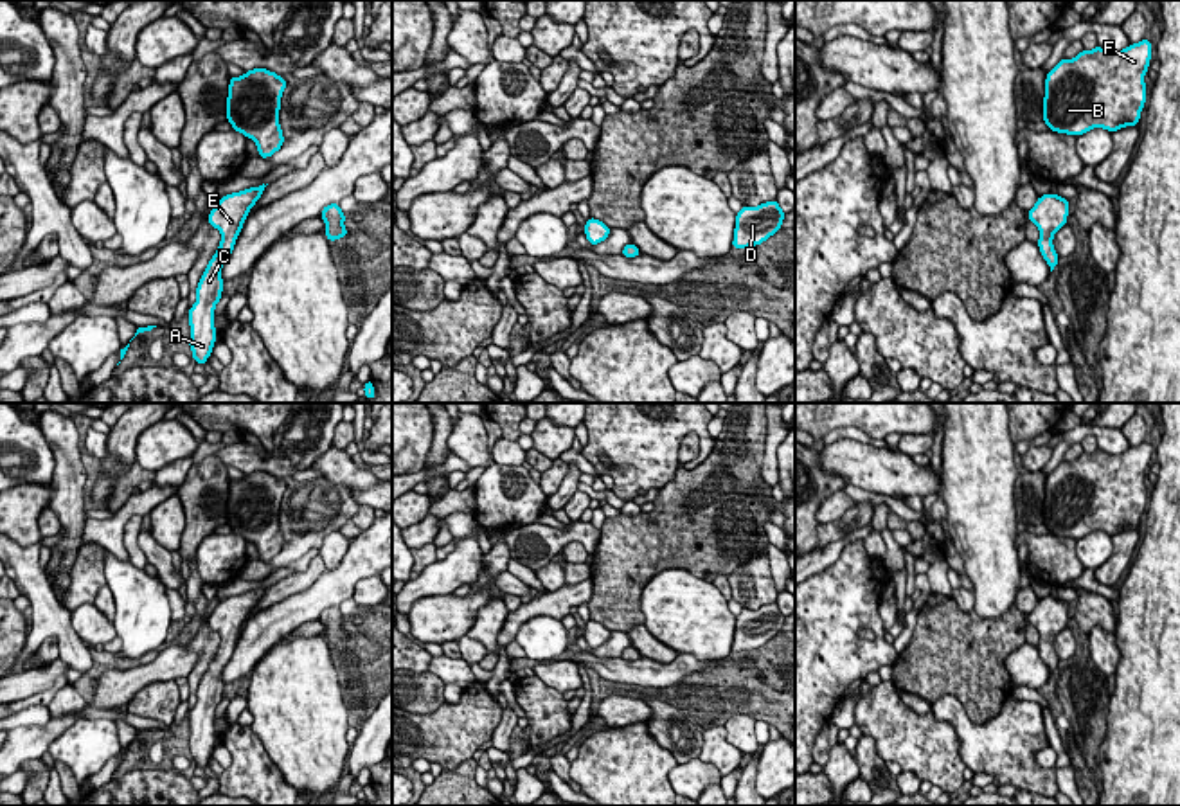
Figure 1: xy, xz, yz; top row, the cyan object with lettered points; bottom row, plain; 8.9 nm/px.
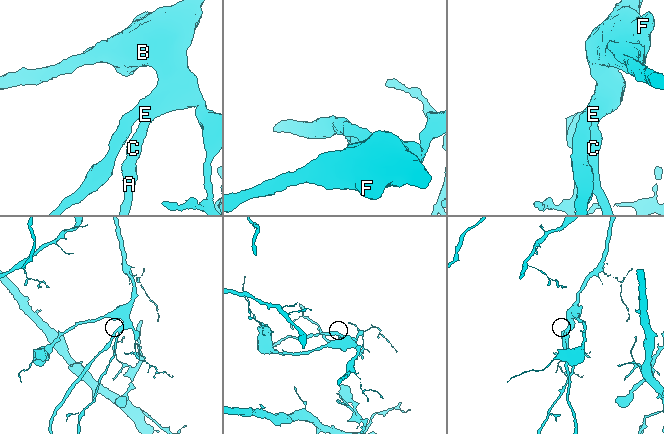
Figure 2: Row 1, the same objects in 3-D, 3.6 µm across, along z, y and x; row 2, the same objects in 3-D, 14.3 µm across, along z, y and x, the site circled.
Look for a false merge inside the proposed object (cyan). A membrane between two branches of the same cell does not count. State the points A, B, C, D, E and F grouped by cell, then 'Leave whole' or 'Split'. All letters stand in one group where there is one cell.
Groups: A B C D E F. Leave whole

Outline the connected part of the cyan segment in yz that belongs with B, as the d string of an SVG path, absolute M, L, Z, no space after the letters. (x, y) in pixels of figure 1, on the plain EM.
M1146 441L1117 455L1097 448L1072 462L1061 461L1045 480L1043 525L1050 534L1074 540L1094 531L1113 536L1137 529L1146 507L1149 462Z

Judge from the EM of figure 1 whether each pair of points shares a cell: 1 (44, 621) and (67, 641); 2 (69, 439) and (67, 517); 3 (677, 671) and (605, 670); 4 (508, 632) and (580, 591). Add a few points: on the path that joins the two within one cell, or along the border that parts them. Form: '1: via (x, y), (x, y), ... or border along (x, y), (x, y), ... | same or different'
1: via (49, 621), (63, 635) | same
2: via (69, 459), (69, 497) | same
3: via (659, 671), (623, 671) | same
4: via (524, 614), (535, 607), (562, 600) | same

